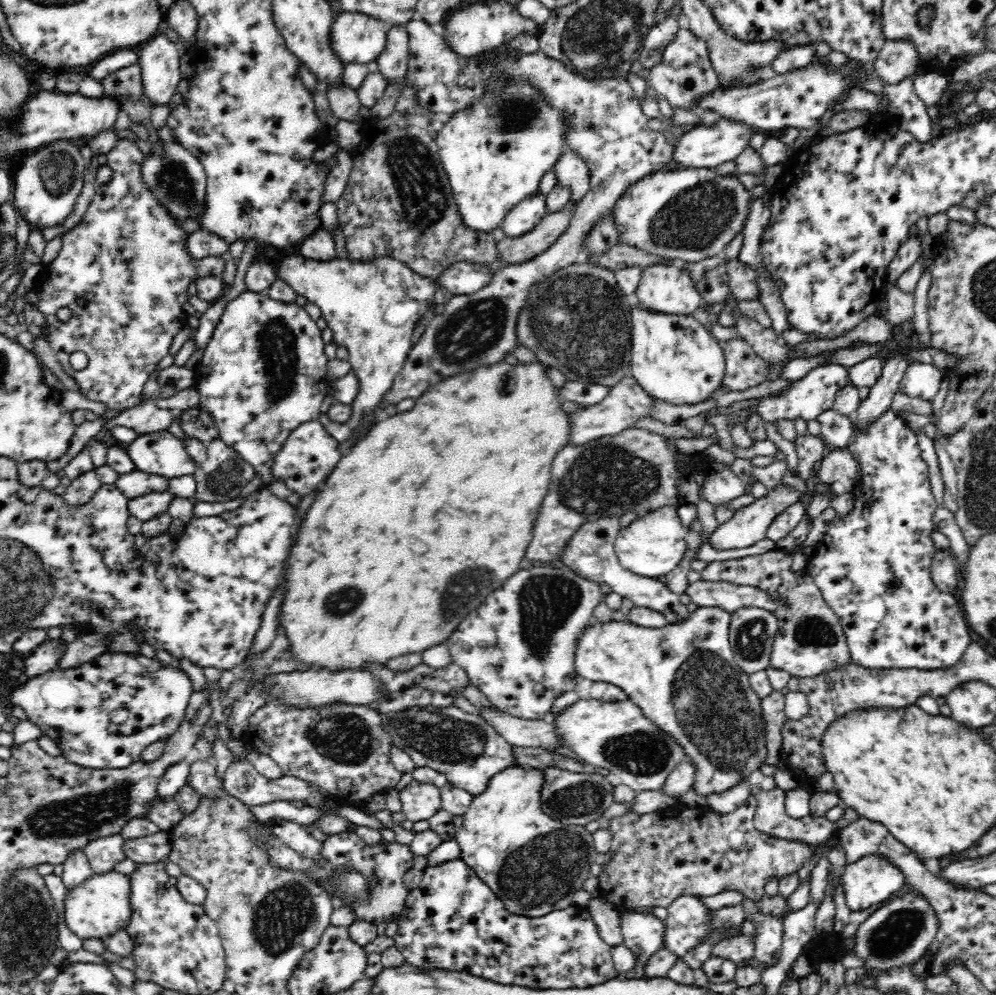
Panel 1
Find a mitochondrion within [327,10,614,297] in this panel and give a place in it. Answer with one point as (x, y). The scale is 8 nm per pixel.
(422, 183)

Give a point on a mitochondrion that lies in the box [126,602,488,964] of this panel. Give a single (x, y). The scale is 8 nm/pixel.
(283, 915)

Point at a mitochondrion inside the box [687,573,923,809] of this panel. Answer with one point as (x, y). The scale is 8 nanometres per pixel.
(812, 629)

